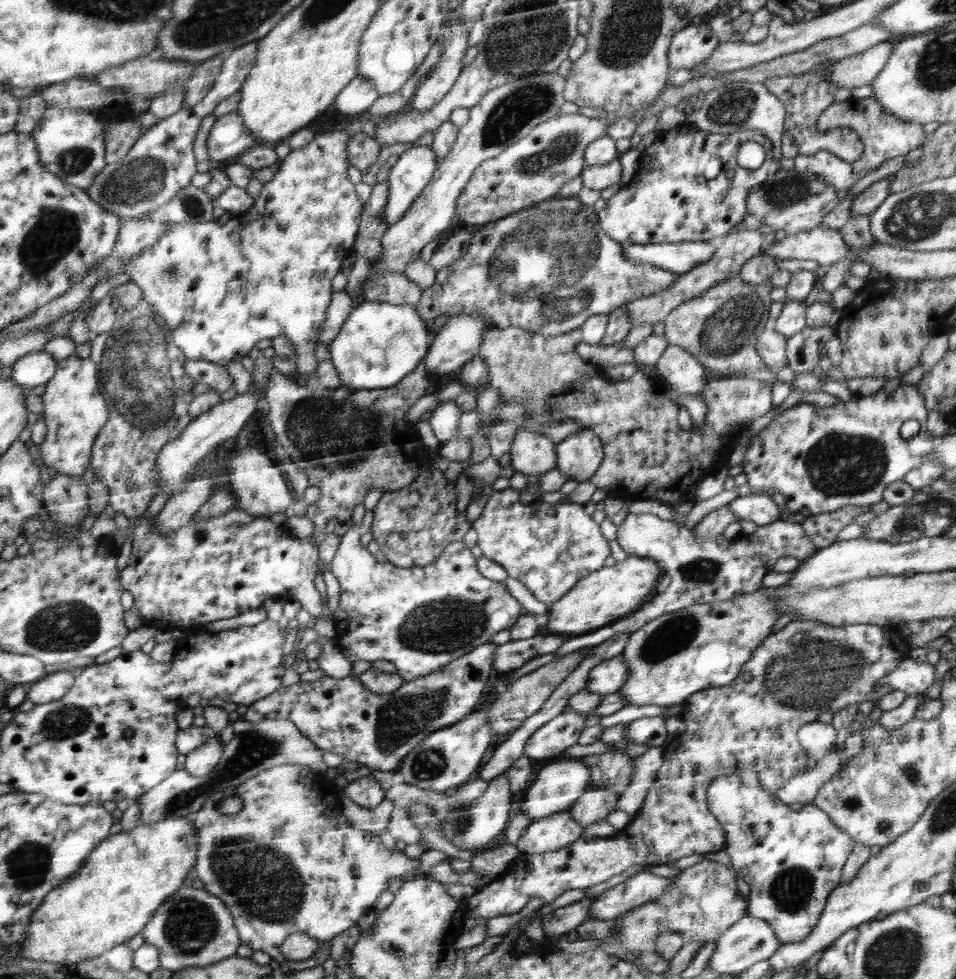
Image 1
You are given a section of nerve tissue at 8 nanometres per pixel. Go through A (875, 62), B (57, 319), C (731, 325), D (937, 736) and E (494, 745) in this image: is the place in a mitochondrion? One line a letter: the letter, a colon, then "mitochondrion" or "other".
A: other
B: other
C: mitochondrion
D: other
E: other

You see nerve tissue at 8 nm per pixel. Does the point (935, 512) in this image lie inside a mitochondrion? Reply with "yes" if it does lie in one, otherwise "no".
yes

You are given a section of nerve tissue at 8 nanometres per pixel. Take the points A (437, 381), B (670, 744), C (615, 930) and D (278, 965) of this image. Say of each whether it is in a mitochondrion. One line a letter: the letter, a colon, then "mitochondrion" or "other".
A: other
B: other
C: other
D: other

